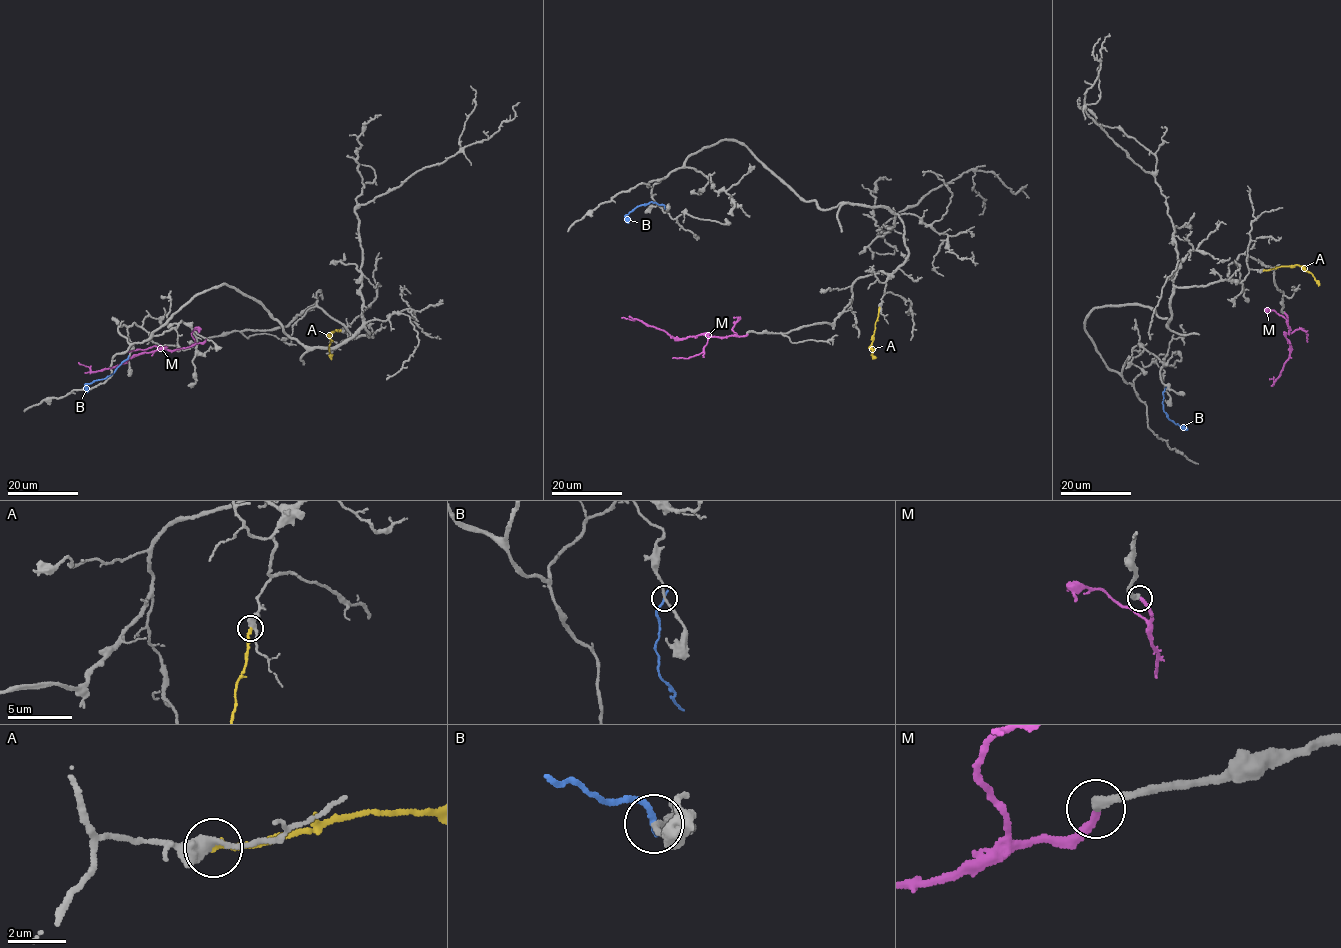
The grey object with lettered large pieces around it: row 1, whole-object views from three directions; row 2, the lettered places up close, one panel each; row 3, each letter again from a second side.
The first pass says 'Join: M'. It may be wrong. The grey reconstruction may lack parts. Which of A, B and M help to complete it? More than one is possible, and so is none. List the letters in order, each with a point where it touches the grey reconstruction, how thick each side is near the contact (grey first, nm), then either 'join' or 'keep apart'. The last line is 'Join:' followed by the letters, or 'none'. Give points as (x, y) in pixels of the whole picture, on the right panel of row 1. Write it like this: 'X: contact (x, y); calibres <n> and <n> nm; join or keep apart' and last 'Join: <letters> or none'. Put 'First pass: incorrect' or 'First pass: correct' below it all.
A: contact (1263, 270); calibres 400 and 200 nm; keep apart
B: contact (1165, 389); calibres 190 and 200 nm; keep apart
M: contact (1284, 313); calibres 380 and 280 nm; join
Join: M
First pass: correct

